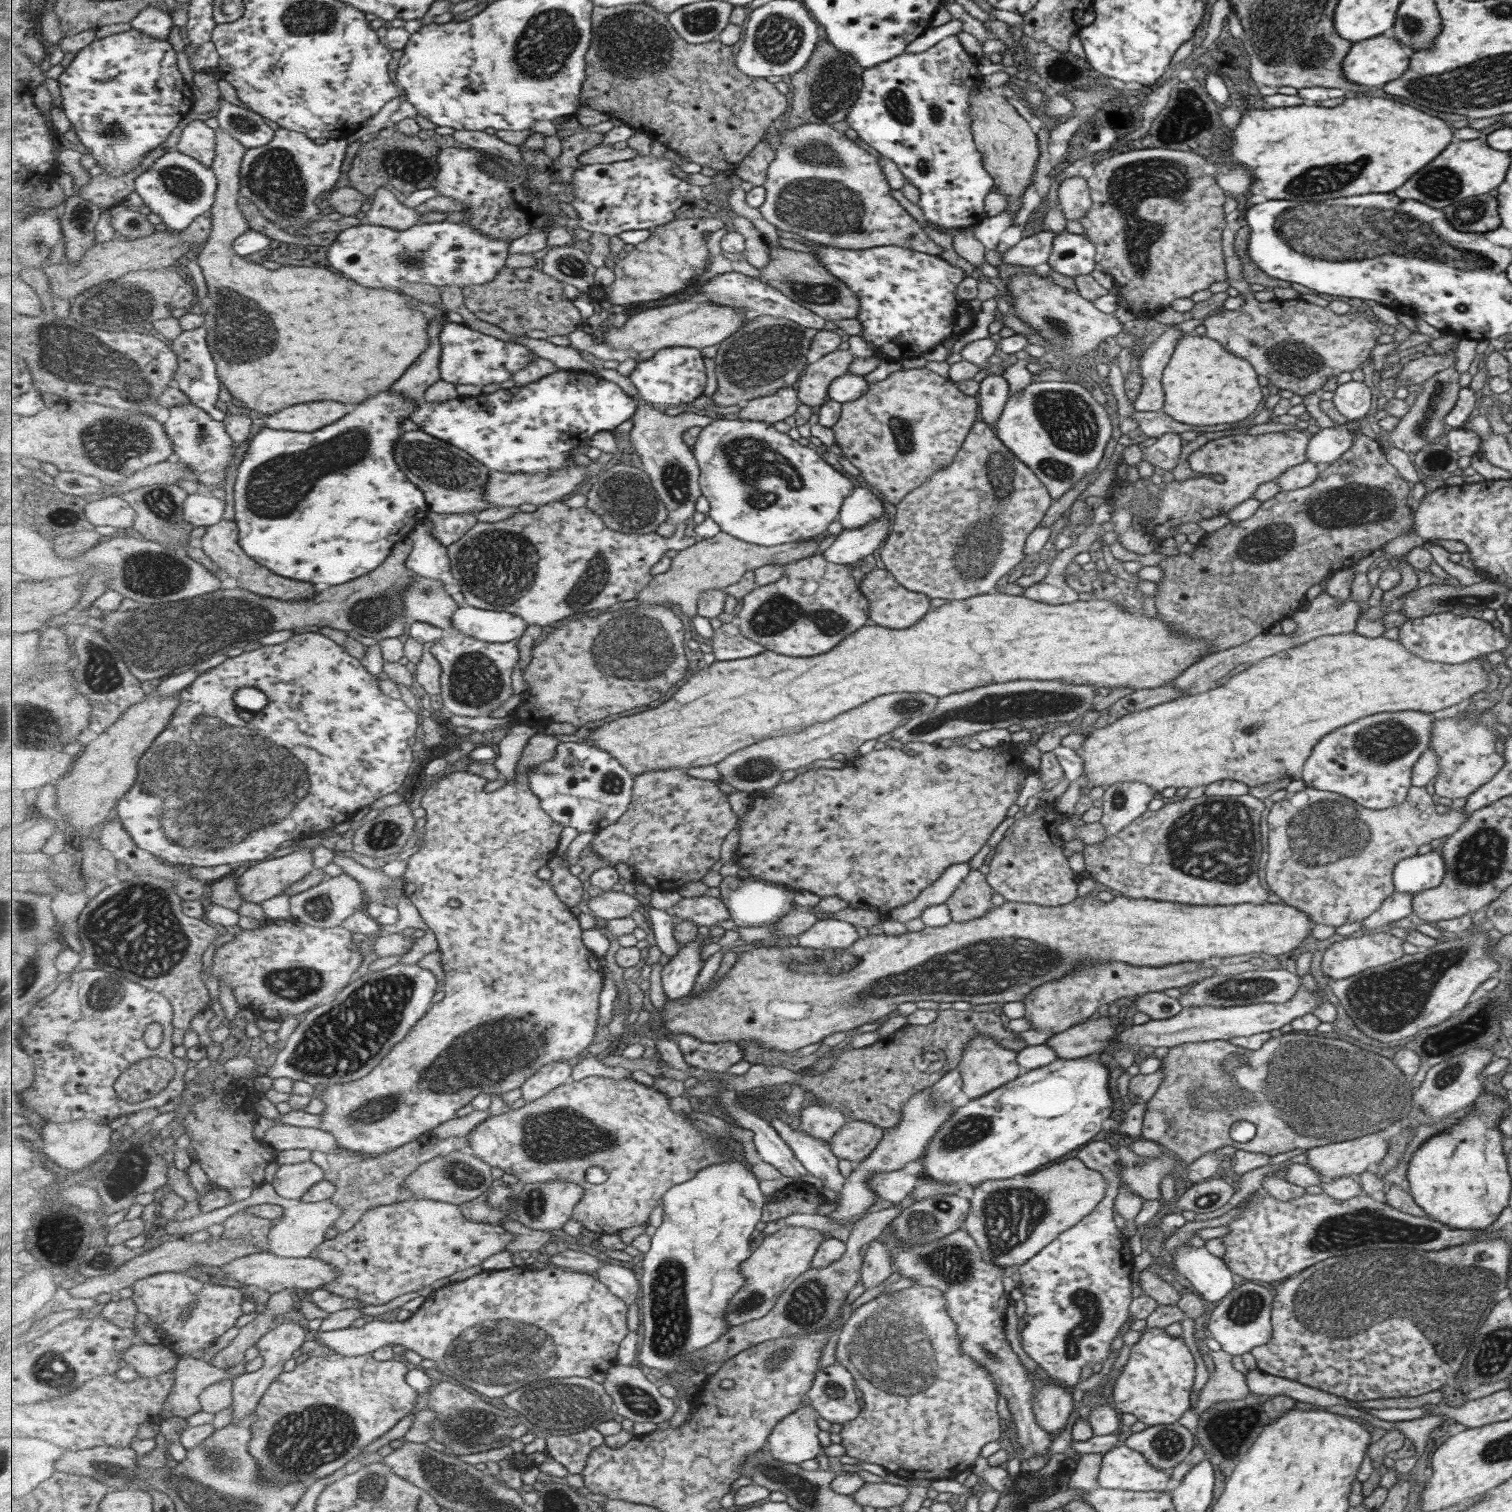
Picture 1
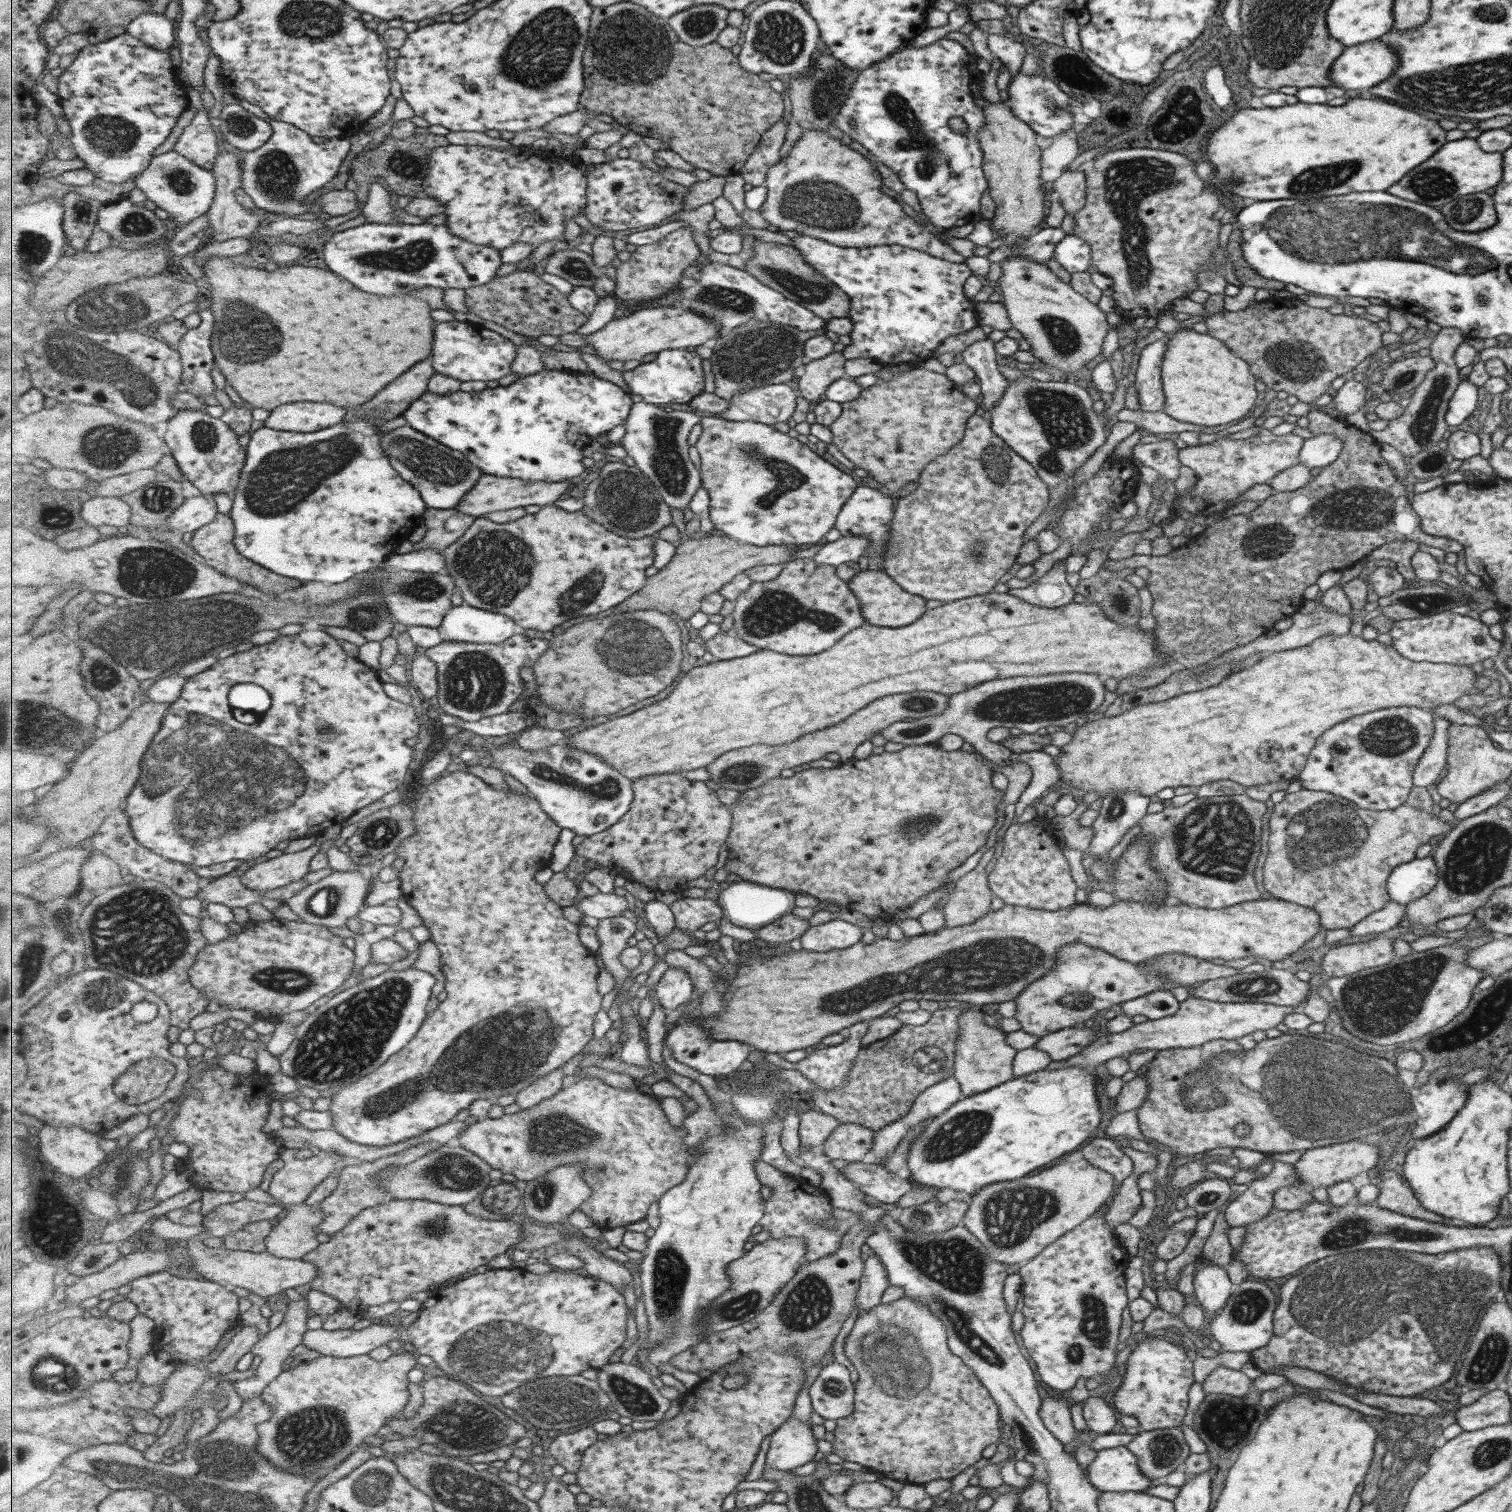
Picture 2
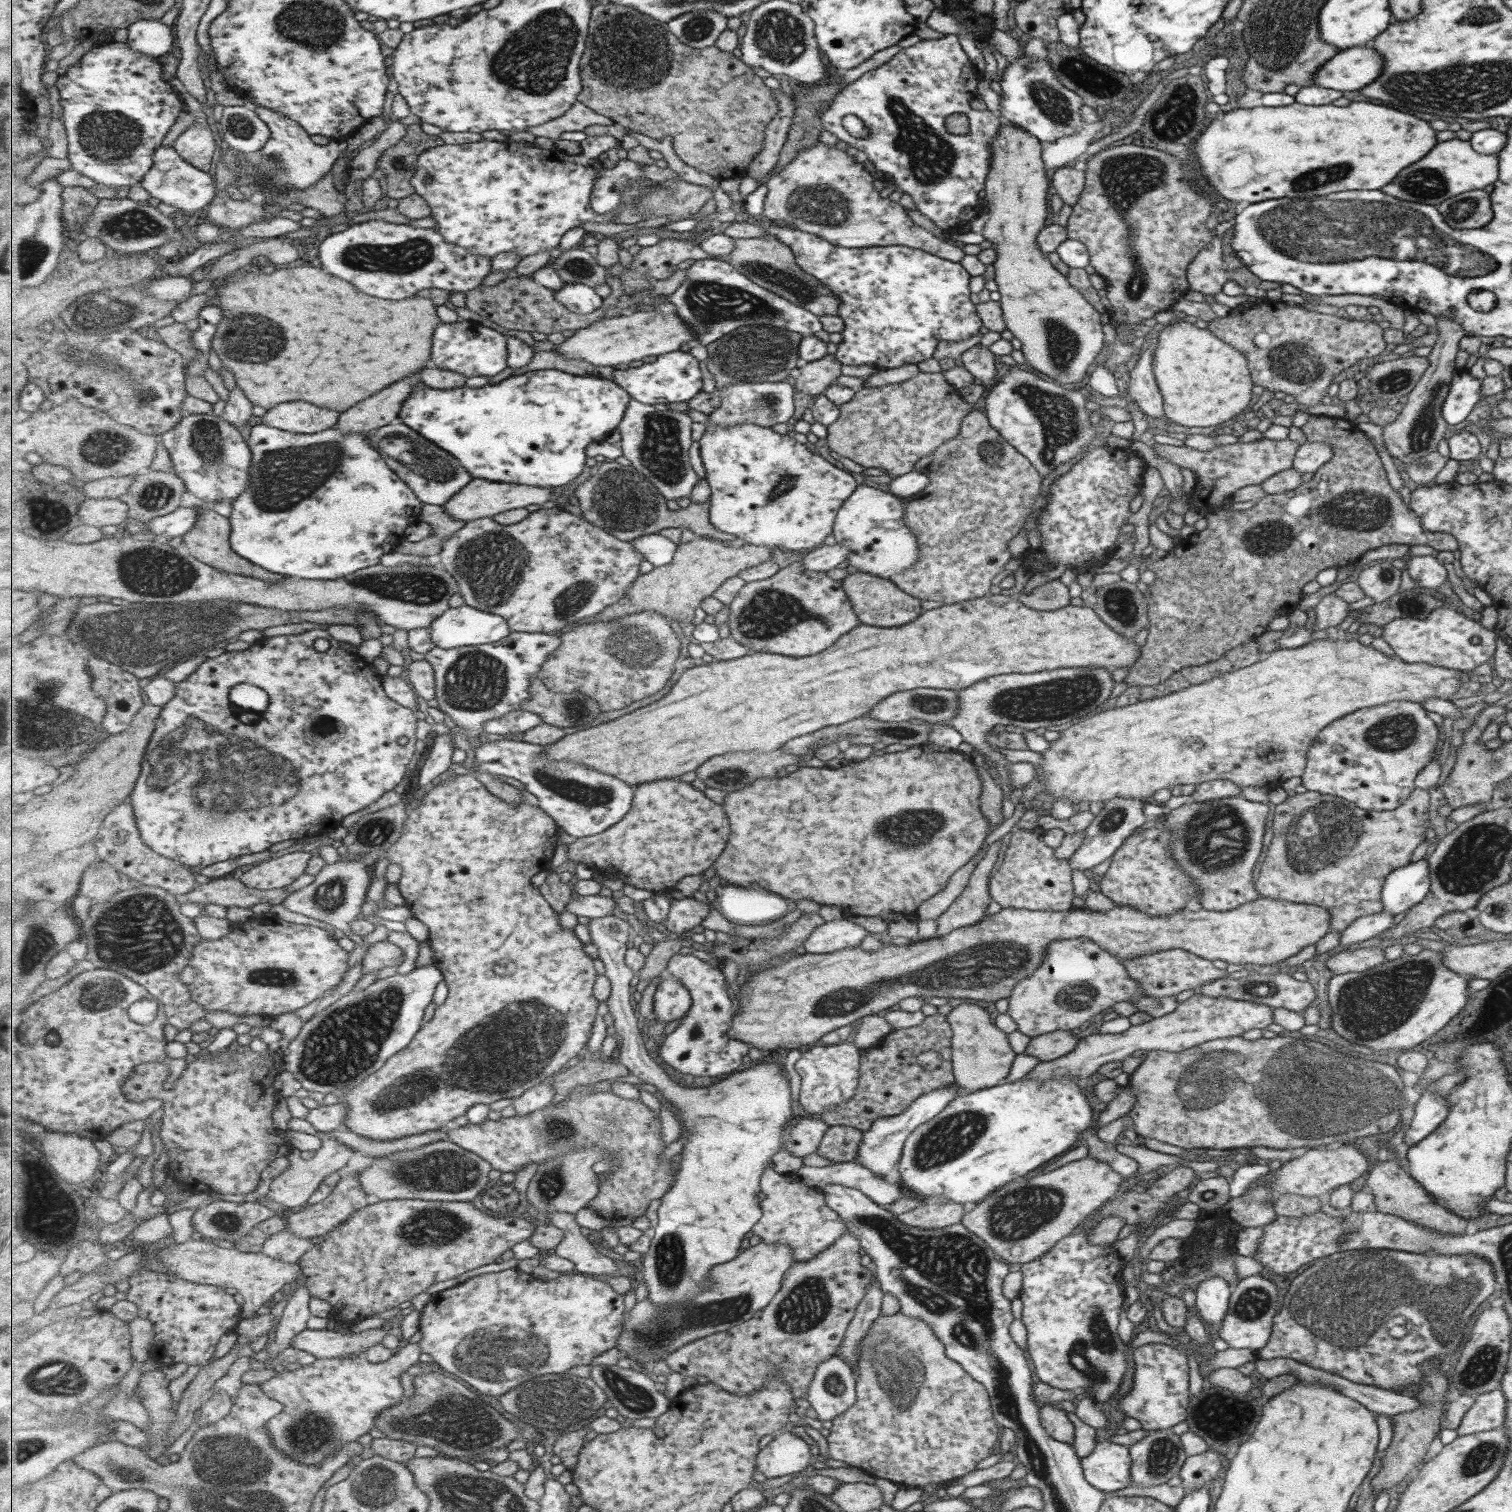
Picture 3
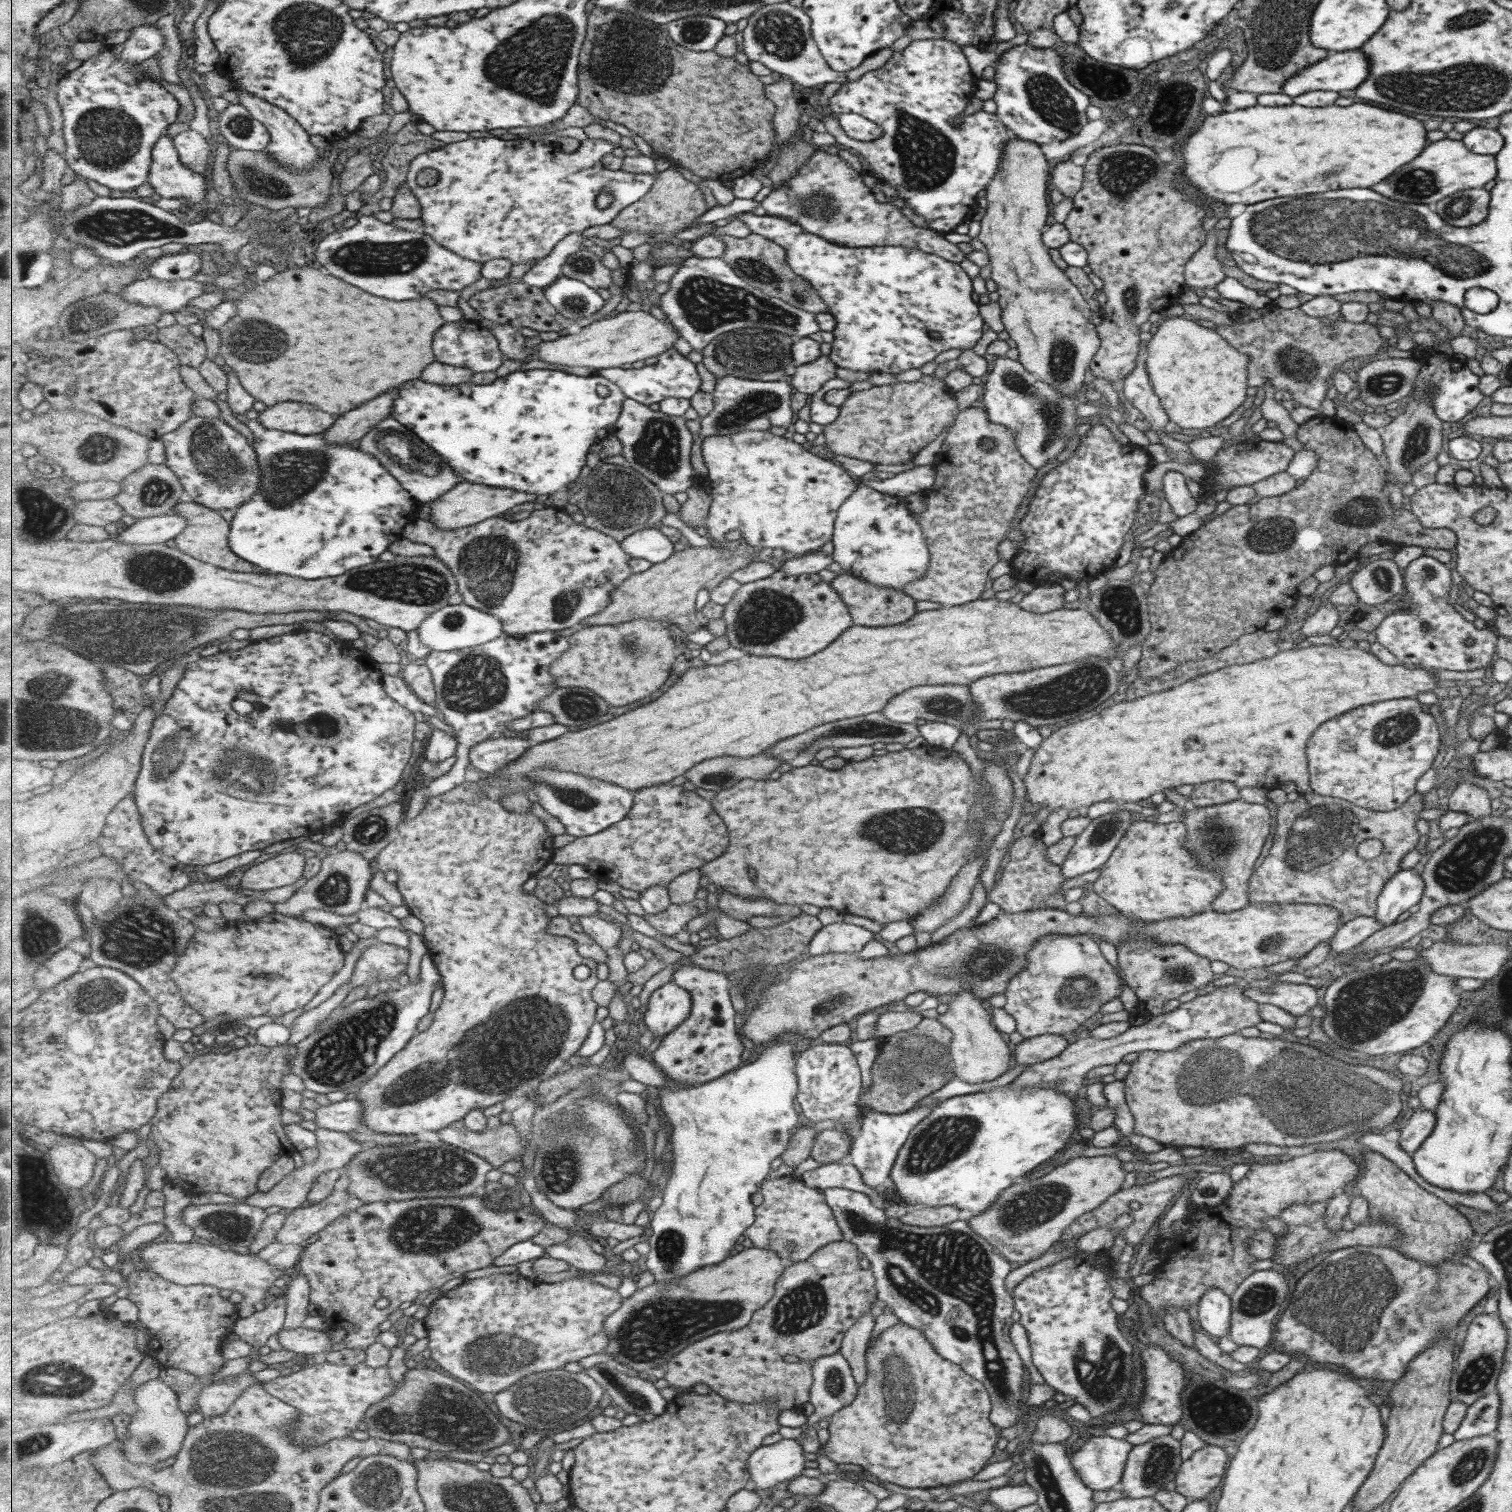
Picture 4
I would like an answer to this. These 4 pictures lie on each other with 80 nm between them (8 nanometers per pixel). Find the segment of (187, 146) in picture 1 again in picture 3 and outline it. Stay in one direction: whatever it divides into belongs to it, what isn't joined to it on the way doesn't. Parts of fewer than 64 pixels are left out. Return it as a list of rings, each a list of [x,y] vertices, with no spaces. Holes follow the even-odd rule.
[[[178,77],[171,78],[170,84],[177,92],[180,92],[180,96],[183,96],[185,110],[195,116],[193,126],[173,142],[173,148],[185,161],[189,161],[197,168],[209,172],[211,164],[213,164],[217,144],[215,144],[213,132],[207,127],[203,107],[187,93],[185,84]]]

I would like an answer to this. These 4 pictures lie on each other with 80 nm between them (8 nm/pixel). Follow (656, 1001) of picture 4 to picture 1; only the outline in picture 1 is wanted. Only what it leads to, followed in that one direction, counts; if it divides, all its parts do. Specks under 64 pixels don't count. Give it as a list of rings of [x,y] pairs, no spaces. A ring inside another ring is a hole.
[[[696,939],[681,947],[680,953],[670,959],[662,972],[662,987],[668,1001],[689,997],[697,976],[704,966],[701,960],[701,940]]]

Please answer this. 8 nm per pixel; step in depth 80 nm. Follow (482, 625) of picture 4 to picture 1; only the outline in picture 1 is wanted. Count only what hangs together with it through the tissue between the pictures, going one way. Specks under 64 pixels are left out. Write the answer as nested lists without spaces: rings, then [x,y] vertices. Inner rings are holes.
[[[463,605],[456,610],[453,628],[485,642],[509,642],[523,636],[527,625],[517,615]]]

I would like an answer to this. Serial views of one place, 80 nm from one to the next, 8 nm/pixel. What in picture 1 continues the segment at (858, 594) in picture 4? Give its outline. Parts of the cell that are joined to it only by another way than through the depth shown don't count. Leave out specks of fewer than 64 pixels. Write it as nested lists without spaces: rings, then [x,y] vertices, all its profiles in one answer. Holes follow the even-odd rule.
[[[873,569],[864,574],[857,583],[860,593],[868,604],[867,617],[872,625],[882,628],[907,628],[913,622],[919,622],[929,611],[930,598],[919,592],[911,592],[903,588],[885,569]]]

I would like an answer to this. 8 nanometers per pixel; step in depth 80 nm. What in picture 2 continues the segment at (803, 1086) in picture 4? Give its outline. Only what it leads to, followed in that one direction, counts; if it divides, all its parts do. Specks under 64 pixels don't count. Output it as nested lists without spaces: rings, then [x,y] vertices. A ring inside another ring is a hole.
[[[865,1021],[852,1024],[850,1035],[841,1044],[836,1046],[818,1046],[818,1049],[809,1052],[803,1059],[789,1065],[800,1072],[807,1080],[812,1080],[816,1086],[832,1090],[846,1082],[849,1069],[859,1052]]]

